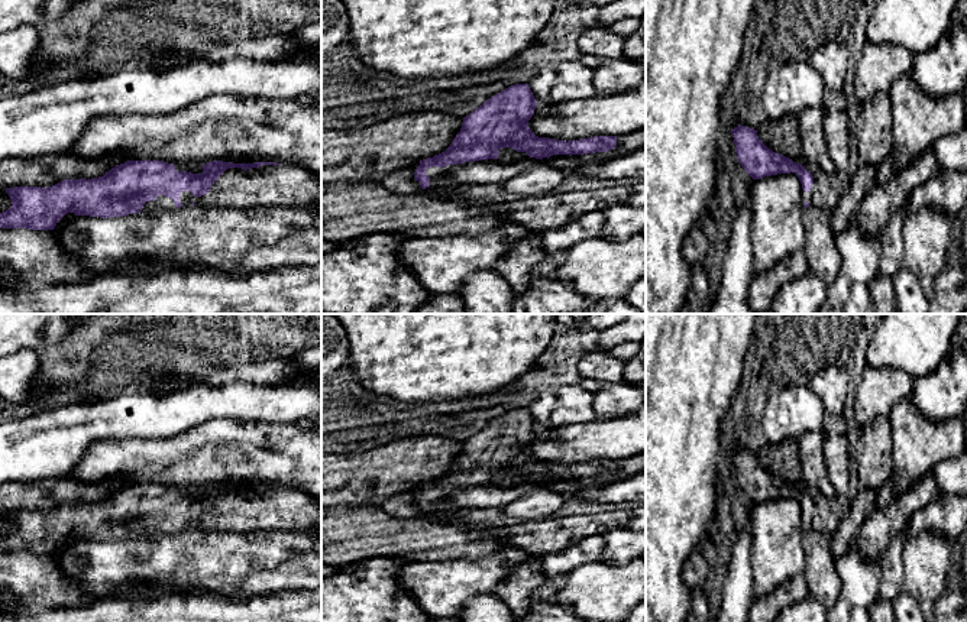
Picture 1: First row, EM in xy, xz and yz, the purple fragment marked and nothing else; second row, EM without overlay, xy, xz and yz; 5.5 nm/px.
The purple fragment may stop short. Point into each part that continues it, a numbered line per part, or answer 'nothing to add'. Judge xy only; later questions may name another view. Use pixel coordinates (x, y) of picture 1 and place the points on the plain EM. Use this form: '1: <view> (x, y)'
1: xy (285, 509)

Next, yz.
1: yz (827, 514)

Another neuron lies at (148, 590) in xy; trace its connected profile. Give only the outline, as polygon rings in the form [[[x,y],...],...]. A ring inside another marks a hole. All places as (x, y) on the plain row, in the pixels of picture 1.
[[[143,583],[135,587],[132,592],[116,592],[109,599],[152,600],[169,595],[175,595],[175,589],[171,584]]]

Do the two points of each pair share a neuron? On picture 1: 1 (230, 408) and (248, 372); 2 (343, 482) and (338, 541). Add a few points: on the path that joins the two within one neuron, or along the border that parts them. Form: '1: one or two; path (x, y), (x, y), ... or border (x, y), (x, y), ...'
1: two; border (278, 381), (210, 385)
2: two; border (374, 504), (339, 505), (336, 508)

